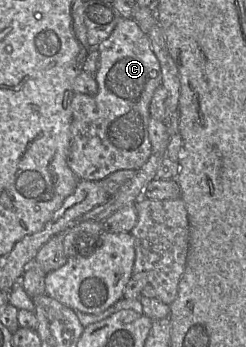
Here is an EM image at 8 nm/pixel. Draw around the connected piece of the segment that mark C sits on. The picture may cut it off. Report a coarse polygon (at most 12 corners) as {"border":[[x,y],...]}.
{"border":[[133,18],[97,46],[95,95],[72,99],[79,180],[152,154],[160,63]]}

